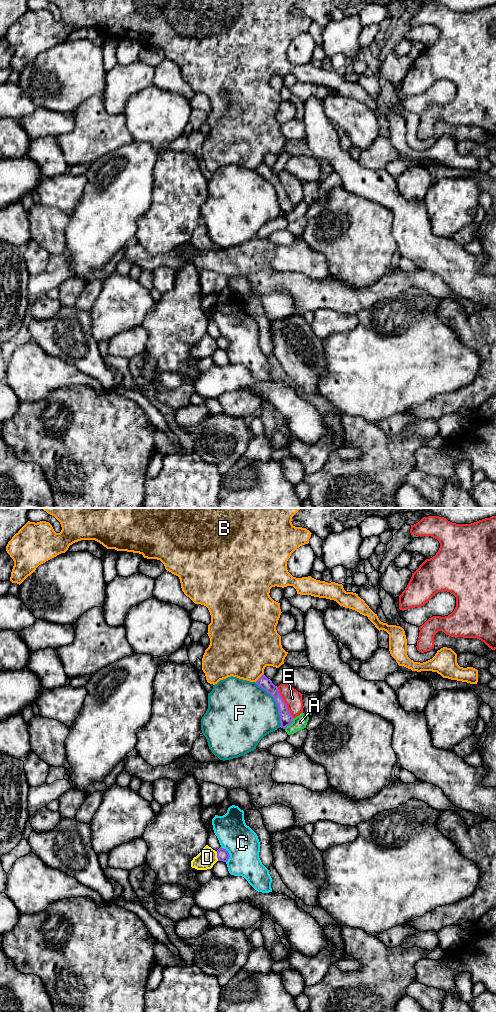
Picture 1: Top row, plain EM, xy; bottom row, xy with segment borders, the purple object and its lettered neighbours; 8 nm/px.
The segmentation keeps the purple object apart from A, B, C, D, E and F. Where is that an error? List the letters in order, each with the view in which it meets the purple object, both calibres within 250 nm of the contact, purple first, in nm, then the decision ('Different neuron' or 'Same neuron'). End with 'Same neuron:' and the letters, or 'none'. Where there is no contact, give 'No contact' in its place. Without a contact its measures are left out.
A: Touches purple in xy. Thickness 100 nm (purple) against 110 nm. Different neuron
B: Touches purple in xy. Thickness 90 nm (purple) against 420 nm. Different neuron
C: Touches purple in xy. Thickness 100 nm (purple) against 260 nm. Different neuron
D: Touches purple in xy. Thickness 100 nm (purple) against 150 nm. Different neuron
E: Touches purple in xy. Thickness 100 nm (purple) against 140 nm. Different neuron
F: Touches purple in xy. Thickness 100 nm (purple) against 460 nm. Different neuron
Same neuron: none

